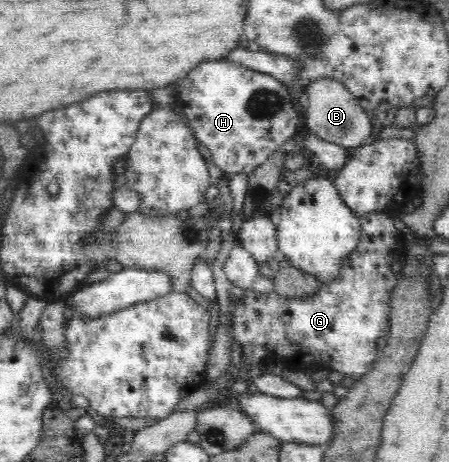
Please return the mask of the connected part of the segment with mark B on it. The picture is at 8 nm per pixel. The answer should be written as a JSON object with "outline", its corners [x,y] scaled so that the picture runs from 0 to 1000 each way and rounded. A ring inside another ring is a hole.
{"outline":[[[719,169],[688,182],[679,206],[682,271],[690,288],[780,327],[829,303],[824,253],[762,180]]]}

